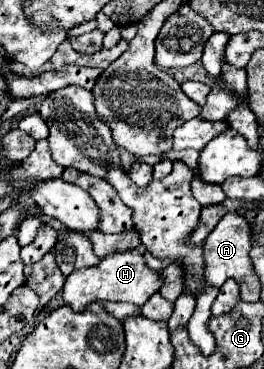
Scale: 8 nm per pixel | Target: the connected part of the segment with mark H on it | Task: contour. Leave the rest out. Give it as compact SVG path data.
M132 248L124 252L112 252L106 258L100 260L98 266L92 268L80 268L74 270L62 288L62 298L64 302L74 310L80 312L84 310L90 302L98 300L112 300L112 302L130 302L136 306L142 306L154 292L158 292L162 286L160 272L154 272L146 266L144 256Z

